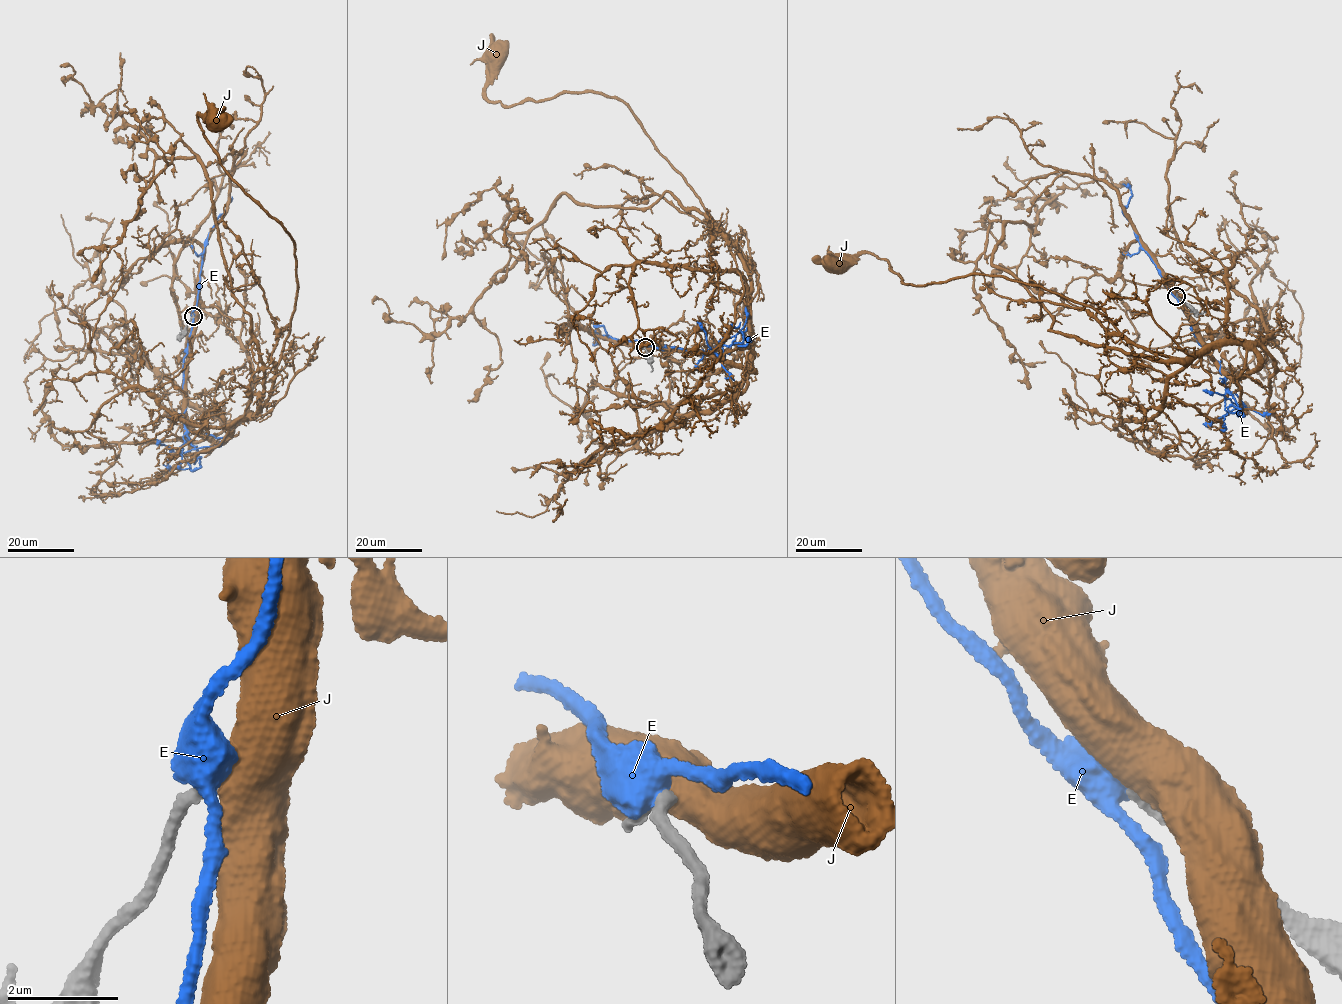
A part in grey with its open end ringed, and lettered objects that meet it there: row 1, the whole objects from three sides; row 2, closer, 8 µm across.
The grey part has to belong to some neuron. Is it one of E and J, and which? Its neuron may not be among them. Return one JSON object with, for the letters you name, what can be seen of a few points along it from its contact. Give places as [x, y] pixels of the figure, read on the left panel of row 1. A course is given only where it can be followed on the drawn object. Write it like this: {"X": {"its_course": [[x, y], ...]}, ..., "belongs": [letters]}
{"J": {"its_course": [[193, 316], [184, 405], [220, 442], [271, 395], [299, 288], [291, 238], [204, 136], [199, 115], [219, 118]]}, "belongs": ["J"]}

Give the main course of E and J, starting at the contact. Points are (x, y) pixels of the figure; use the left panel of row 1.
E: (192, 316), (181, 416), (201, 467), (193, 470), (188, 461)
J: (193, 316), (184, 405), (220, 442), (271, 395), (299, 288), (291, 238), (204, 136), (199, 115), (219, 118)

